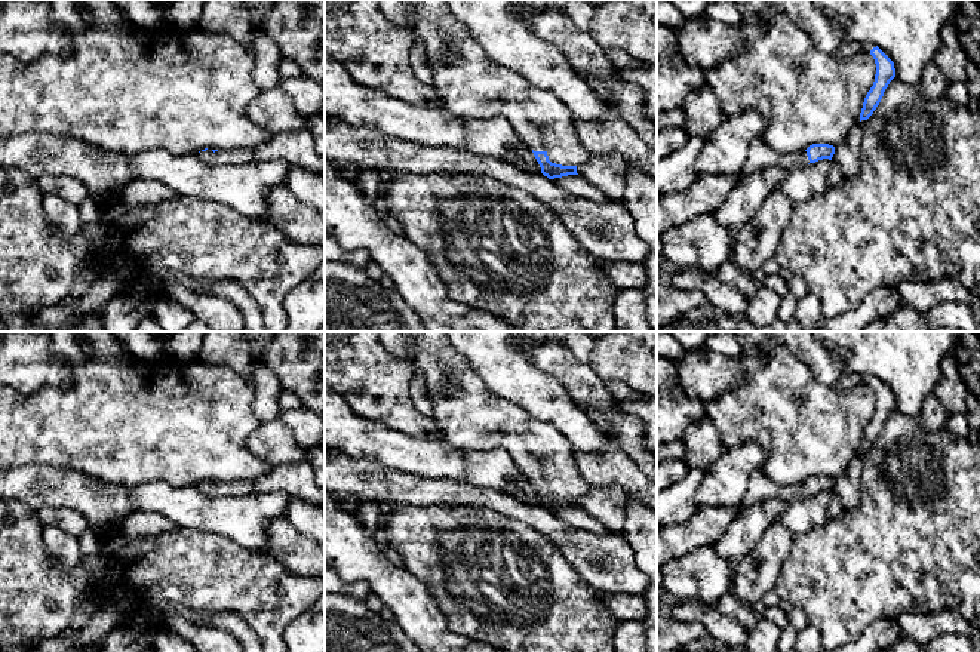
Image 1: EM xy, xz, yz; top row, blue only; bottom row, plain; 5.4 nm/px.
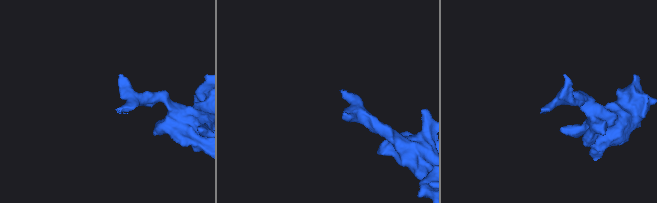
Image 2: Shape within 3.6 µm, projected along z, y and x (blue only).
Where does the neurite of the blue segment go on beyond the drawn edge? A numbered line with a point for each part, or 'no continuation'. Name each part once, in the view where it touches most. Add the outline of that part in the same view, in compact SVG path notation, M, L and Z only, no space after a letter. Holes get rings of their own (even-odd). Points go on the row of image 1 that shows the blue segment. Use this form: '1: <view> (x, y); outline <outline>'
1: xz (470, 85); outline M380 0L384 16L409 27L414 40L421 40L427 61L434 70L433 87L443 108L464 119L506 116L523 144L546 151L549 160L562 166L580 166L590 159L581 145L565 104L549 90L532 86L520 73L492 61L454 16L446 0Z

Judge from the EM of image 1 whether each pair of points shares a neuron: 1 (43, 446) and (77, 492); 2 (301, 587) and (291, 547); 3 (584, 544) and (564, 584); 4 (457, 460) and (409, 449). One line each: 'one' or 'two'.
1: two
2: two
3: two
4: one

